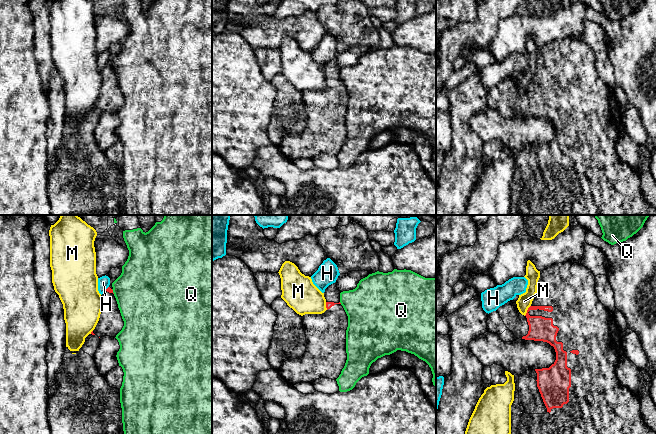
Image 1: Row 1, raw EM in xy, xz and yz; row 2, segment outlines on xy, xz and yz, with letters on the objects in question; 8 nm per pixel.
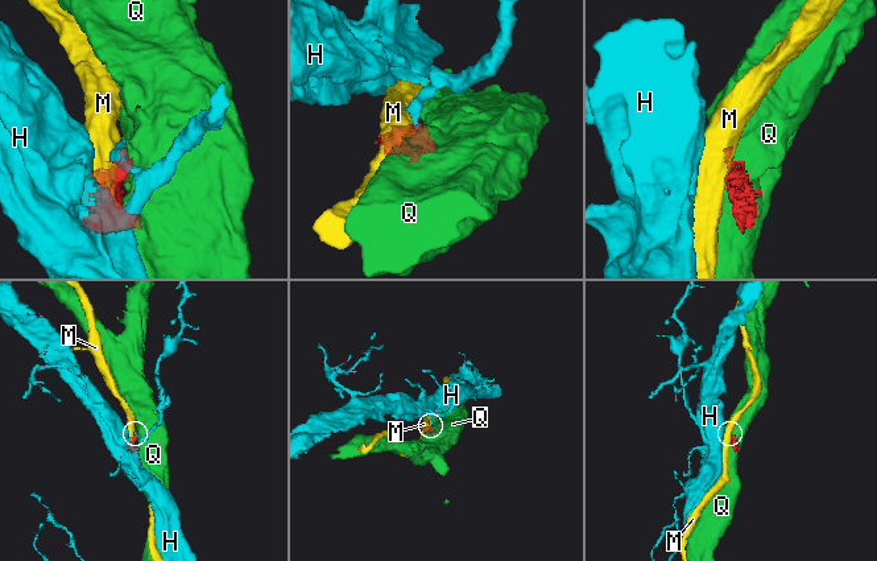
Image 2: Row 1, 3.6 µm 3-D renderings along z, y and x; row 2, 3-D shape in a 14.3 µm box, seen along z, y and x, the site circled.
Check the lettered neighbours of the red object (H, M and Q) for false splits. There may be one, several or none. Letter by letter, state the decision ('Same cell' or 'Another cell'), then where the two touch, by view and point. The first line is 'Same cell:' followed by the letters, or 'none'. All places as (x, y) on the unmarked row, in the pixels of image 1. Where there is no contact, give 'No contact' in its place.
Same cell: none
H: Another cell. Touches red at xy (107, 64)
M: Another cell. Touches red at yz (527, 86)
Q: Another cell. Touches red at xy (112, 67)

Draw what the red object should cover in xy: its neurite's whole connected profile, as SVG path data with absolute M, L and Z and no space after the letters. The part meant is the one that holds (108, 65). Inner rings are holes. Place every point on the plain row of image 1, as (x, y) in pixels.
M108 63L102 72L102 86L99 97L95 105L91 108L92 111L97 111L99 114L104 112L116 113L122 106L124 97L113 66Z

